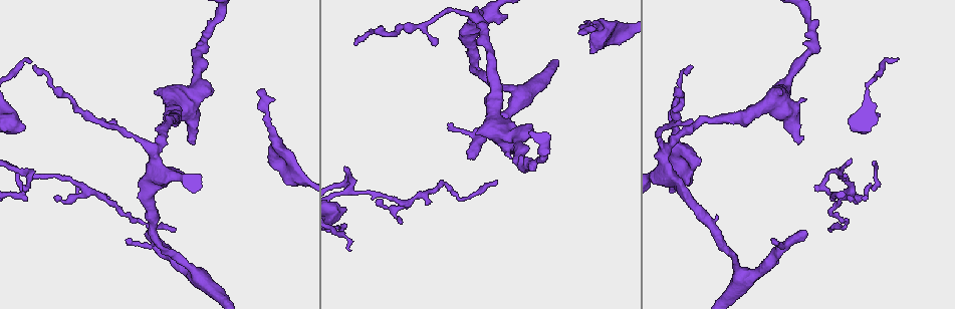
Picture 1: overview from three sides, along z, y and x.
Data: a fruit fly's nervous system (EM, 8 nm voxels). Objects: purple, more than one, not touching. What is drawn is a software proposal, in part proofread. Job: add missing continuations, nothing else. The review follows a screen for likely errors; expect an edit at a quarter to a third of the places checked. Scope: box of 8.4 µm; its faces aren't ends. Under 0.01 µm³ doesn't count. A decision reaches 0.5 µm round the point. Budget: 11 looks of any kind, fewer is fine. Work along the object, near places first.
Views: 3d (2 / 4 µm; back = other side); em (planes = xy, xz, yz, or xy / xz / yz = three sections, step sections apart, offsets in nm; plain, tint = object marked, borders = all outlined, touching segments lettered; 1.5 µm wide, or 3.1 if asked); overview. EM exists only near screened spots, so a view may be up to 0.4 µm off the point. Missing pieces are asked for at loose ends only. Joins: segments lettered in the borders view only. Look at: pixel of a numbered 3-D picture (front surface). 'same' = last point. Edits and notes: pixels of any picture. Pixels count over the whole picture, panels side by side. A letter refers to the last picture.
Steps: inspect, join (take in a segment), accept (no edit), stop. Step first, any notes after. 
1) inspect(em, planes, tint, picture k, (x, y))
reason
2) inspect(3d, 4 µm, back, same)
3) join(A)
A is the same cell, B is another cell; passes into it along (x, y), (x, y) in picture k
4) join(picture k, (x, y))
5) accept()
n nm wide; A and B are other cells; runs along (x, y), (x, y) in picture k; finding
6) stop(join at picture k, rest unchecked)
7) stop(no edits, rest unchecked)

inspect(3d, 2 µm, picture 1, (690, 66))
tapers out

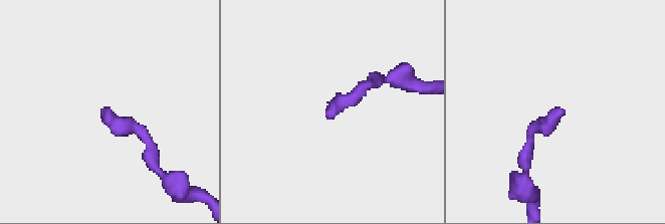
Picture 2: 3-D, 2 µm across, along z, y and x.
inspect(em, planes, borders, picture 2, (329, 109))
shape alone is not enough

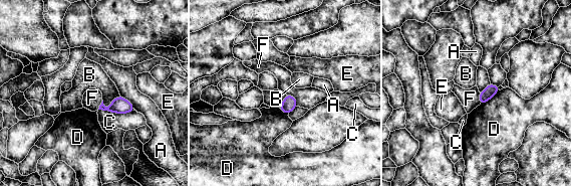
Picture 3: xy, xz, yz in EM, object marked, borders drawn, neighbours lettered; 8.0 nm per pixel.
accept()
C touches over 280 nm; A, B, C, D, E and F are other cells; no lettered segment goes on from it

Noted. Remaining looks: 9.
inspect(em, xy, step 4, borders, picture 1, (578, 34))
thin end

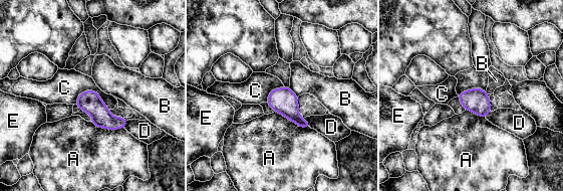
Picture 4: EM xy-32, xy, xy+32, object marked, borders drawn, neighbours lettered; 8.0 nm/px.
inspect(em, planes, borders, same)
cut it another way

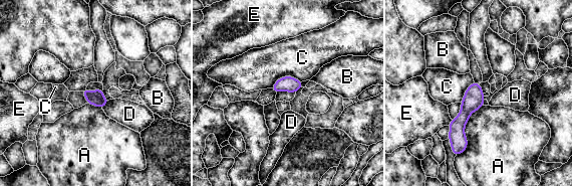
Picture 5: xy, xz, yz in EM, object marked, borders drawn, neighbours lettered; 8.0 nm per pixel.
accept()
A touches over 460 nm; A, B, C, D and E are other cells; border along (301, 80), (281, 76), (270, 87) in picture 5; no lettered segment goes on from it

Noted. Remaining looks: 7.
inspect(em, xy, step 4, tint, picture 1, (468, 158))

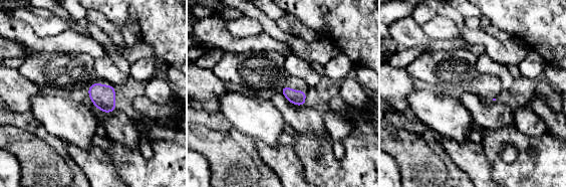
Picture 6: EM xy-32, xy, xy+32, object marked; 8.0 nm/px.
inspect(em, planes, borders, same)

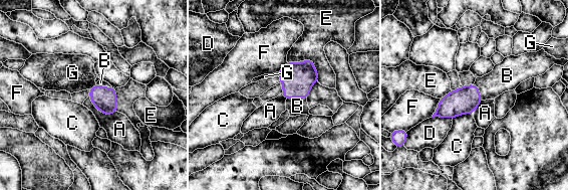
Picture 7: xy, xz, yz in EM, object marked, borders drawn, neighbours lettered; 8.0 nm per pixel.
join(B)
B is the same cell, A, C, D, E, F and G are other cells; passes into it along (297, 78), (296, 97), (297, 106) in picture 7; it goes on there

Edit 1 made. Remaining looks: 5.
inspect(em, xz, step 4, borders, picture 1, (897, 59))

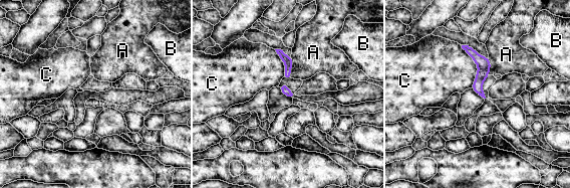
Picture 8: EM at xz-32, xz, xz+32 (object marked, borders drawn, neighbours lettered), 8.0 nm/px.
accept()
70 nm wide; A, B and C are other cells; border along (461, 45), (477, 65), (472, 87) in picture 8; no lettered segment goes on from it

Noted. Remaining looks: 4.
stop(join at picture 7, rest unchecked)

